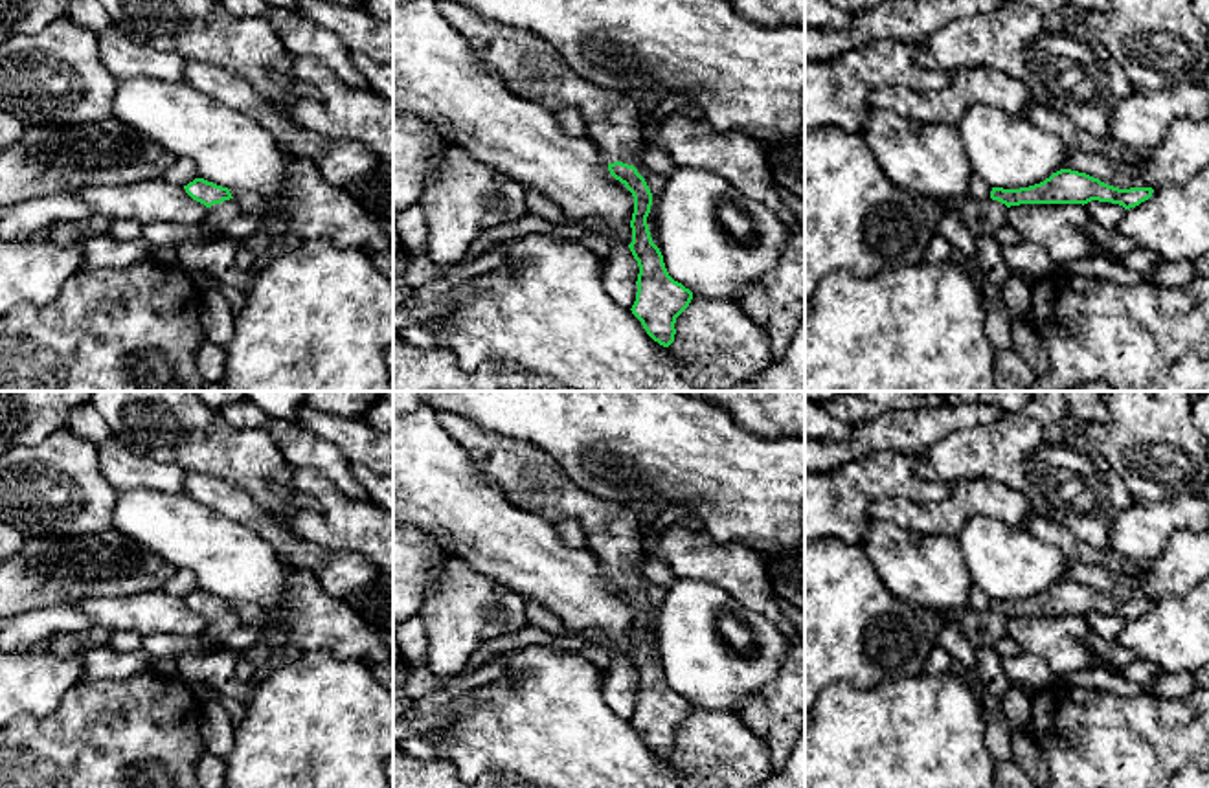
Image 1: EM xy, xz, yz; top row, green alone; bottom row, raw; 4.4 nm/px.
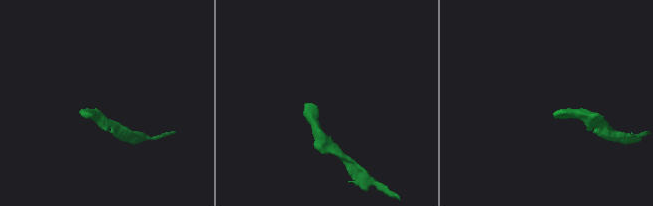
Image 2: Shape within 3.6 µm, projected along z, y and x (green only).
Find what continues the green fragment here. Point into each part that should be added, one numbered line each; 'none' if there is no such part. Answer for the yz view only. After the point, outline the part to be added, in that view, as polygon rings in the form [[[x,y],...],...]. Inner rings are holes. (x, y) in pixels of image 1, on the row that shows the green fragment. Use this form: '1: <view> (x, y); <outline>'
1: yz (983, 217); [[[970,193],[955,200],[935,200],[941,211],[954,208],[959,211],[965,226],[976,237],[994,237],[1007,224],[1007,206],[992,198],[976,198]]]

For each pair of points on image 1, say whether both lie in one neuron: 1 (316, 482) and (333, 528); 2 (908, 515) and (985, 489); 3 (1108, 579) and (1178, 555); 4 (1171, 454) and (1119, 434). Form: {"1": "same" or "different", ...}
{"1": "same", "2": "same", "3": "same", "4": "same"}

